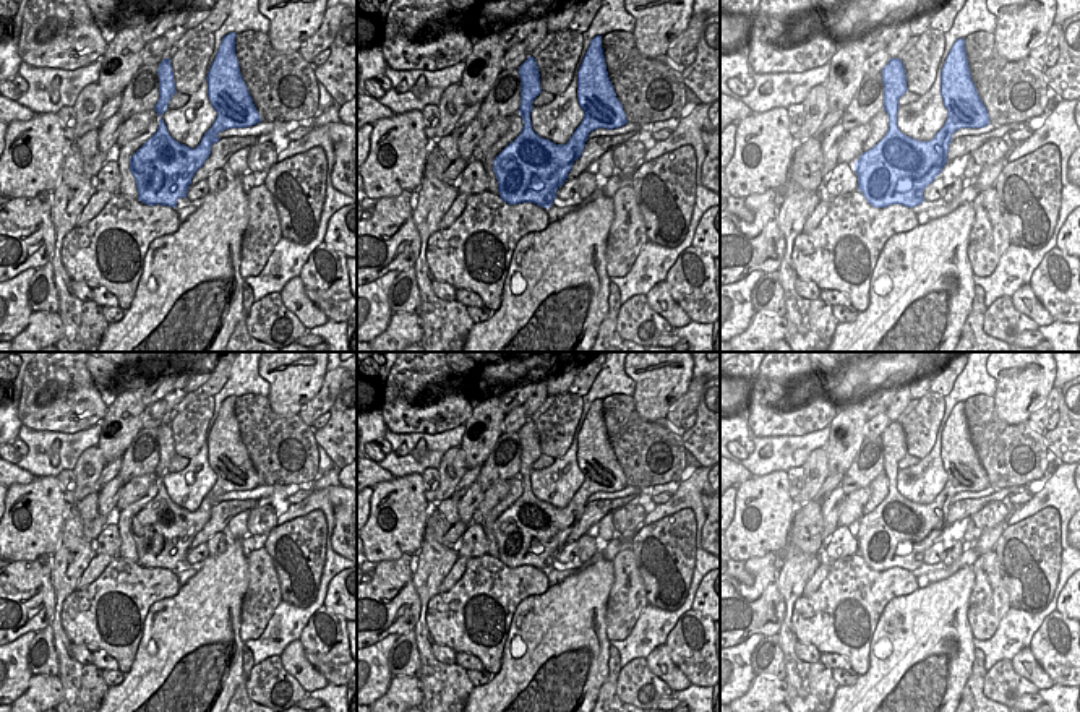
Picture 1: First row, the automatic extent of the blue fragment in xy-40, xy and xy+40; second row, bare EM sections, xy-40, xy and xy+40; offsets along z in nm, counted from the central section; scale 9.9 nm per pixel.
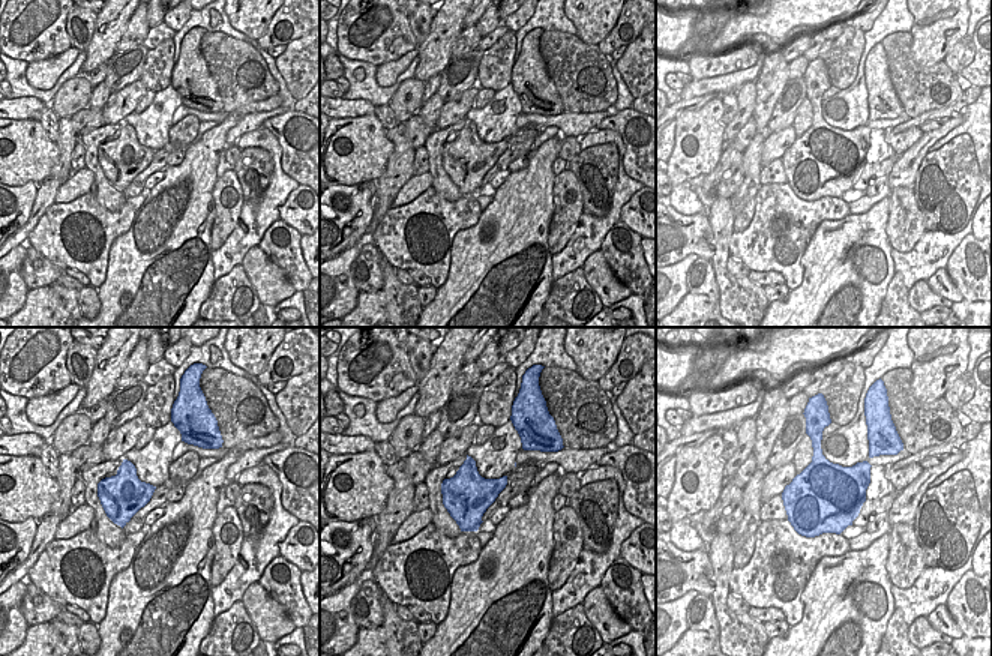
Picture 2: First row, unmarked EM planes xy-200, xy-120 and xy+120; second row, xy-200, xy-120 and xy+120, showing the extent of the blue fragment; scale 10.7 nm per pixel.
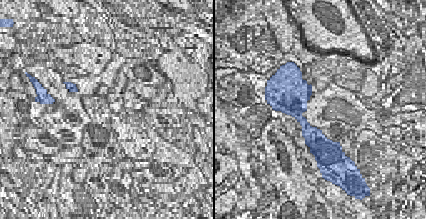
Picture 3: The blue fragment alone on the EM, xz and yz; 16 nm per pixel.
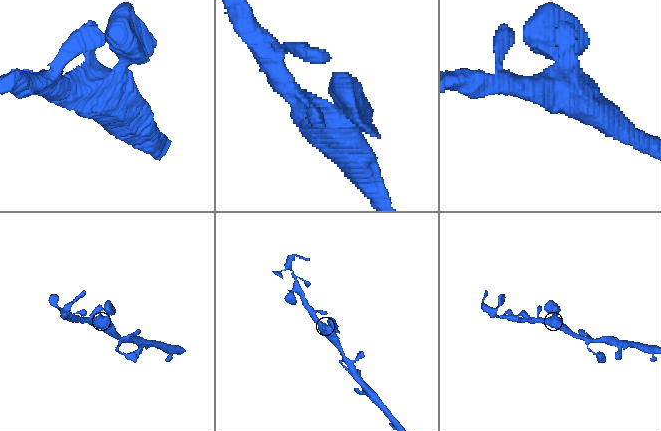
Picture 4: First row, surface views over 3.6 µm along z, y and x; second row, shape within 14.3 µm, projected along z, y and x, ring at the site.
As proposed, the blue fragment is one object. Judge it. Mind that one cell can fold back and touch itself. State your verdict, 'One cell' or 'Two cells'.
One cell.

